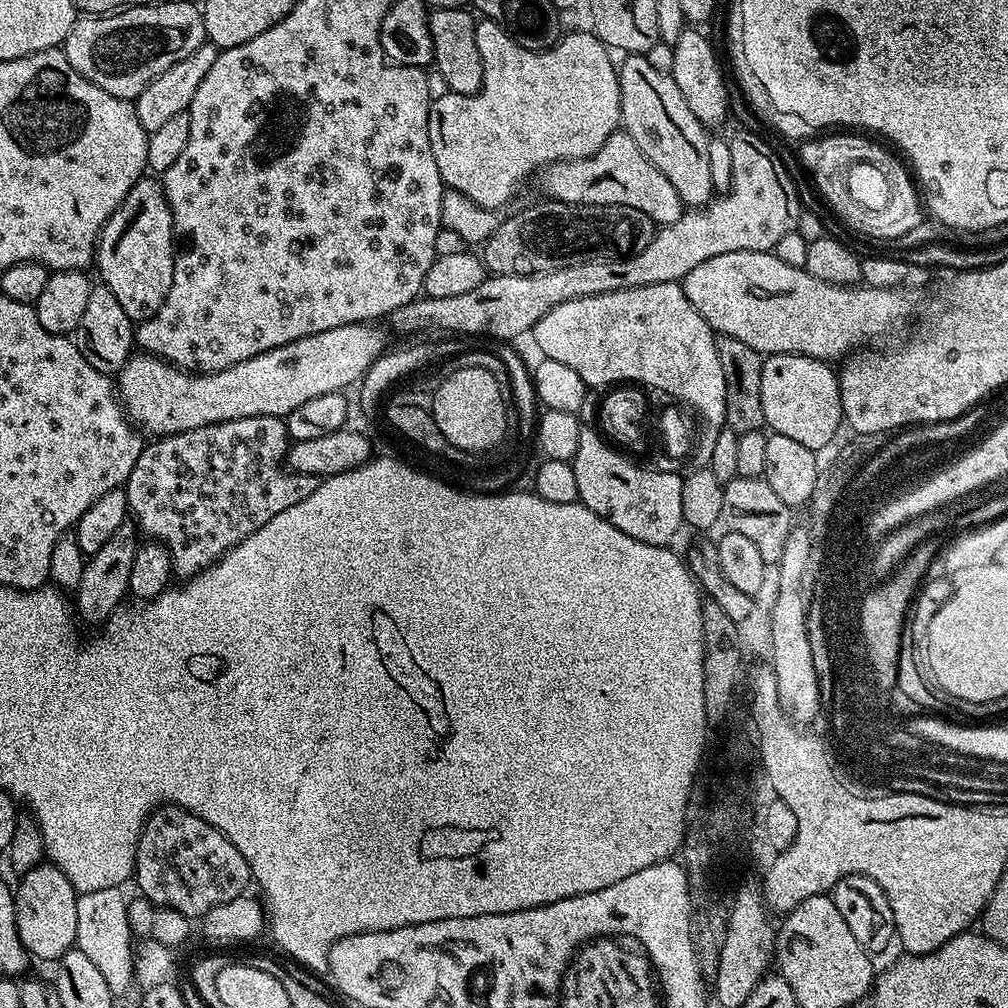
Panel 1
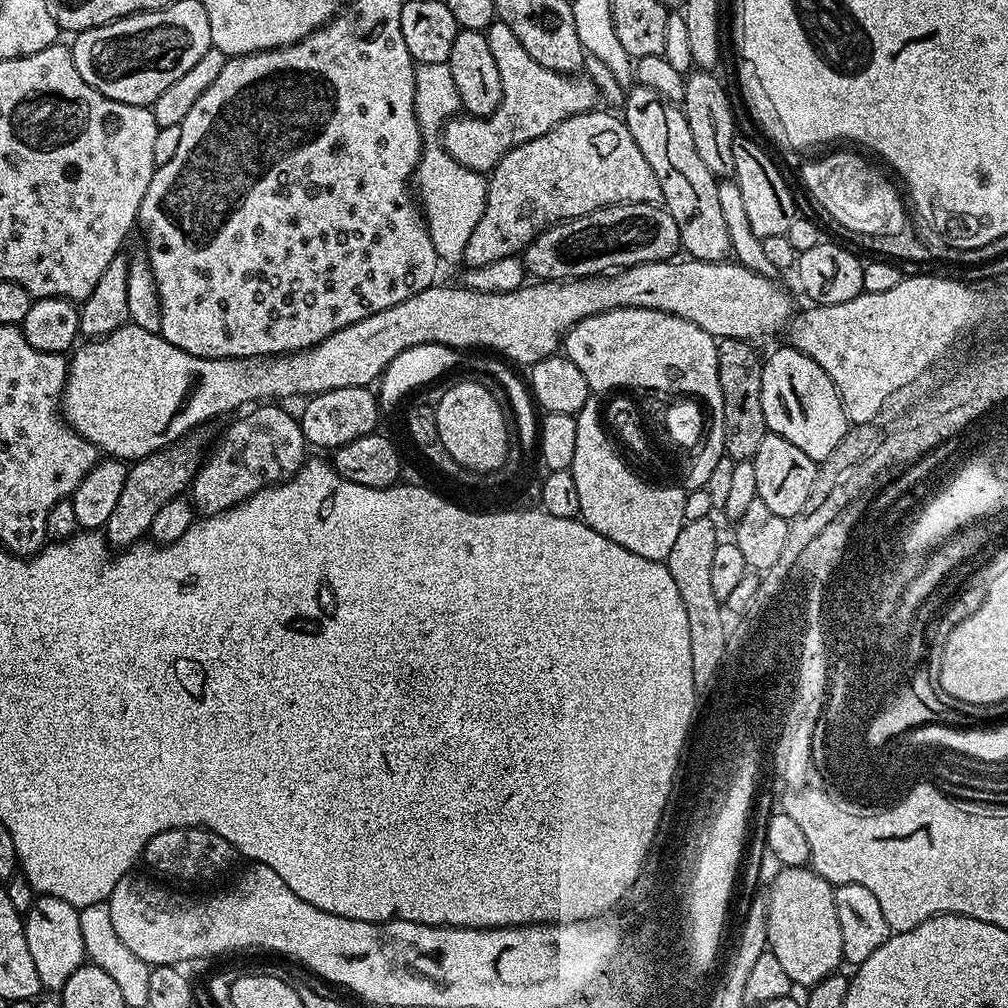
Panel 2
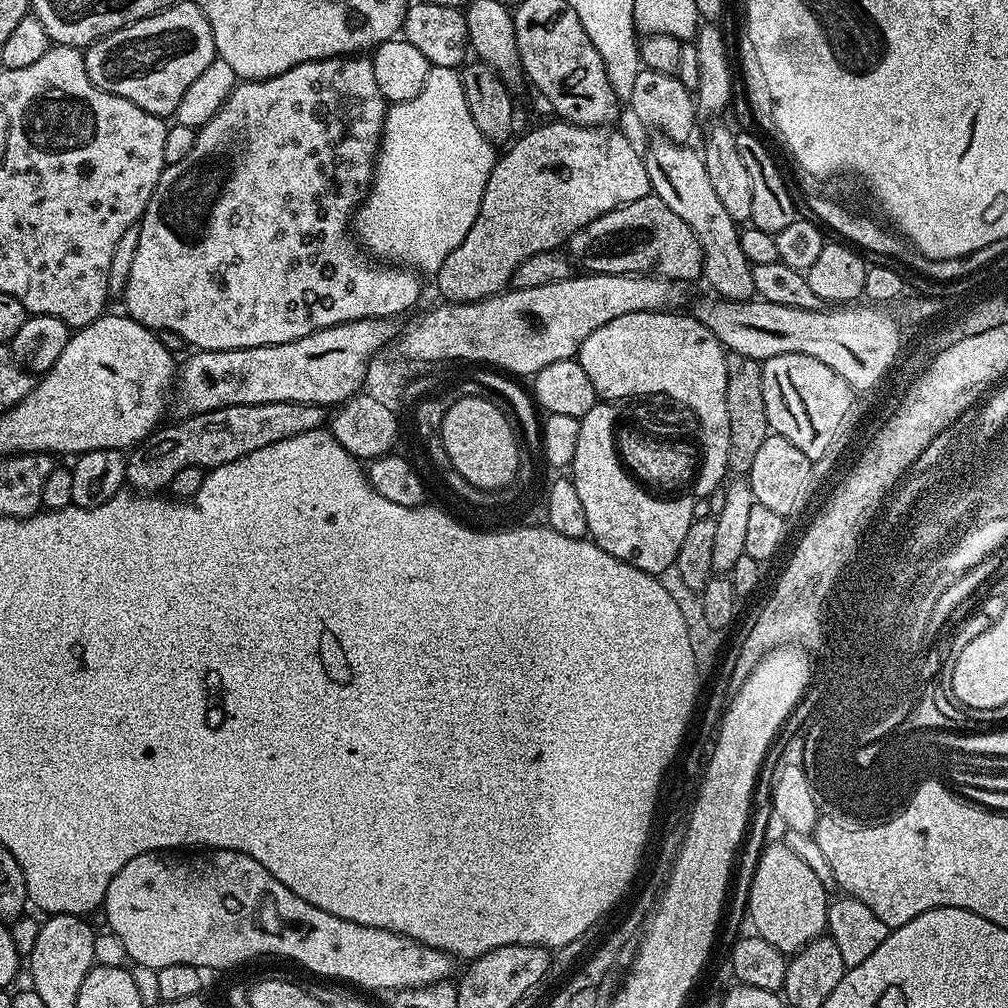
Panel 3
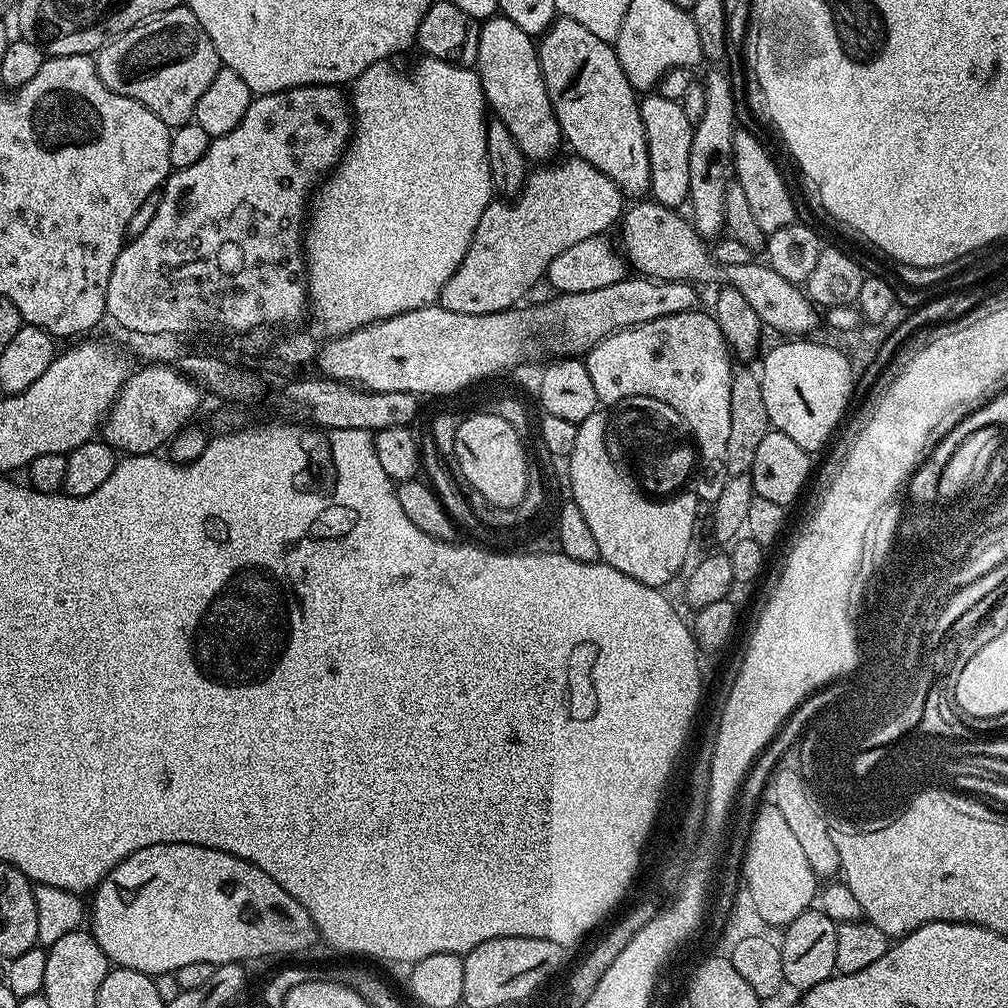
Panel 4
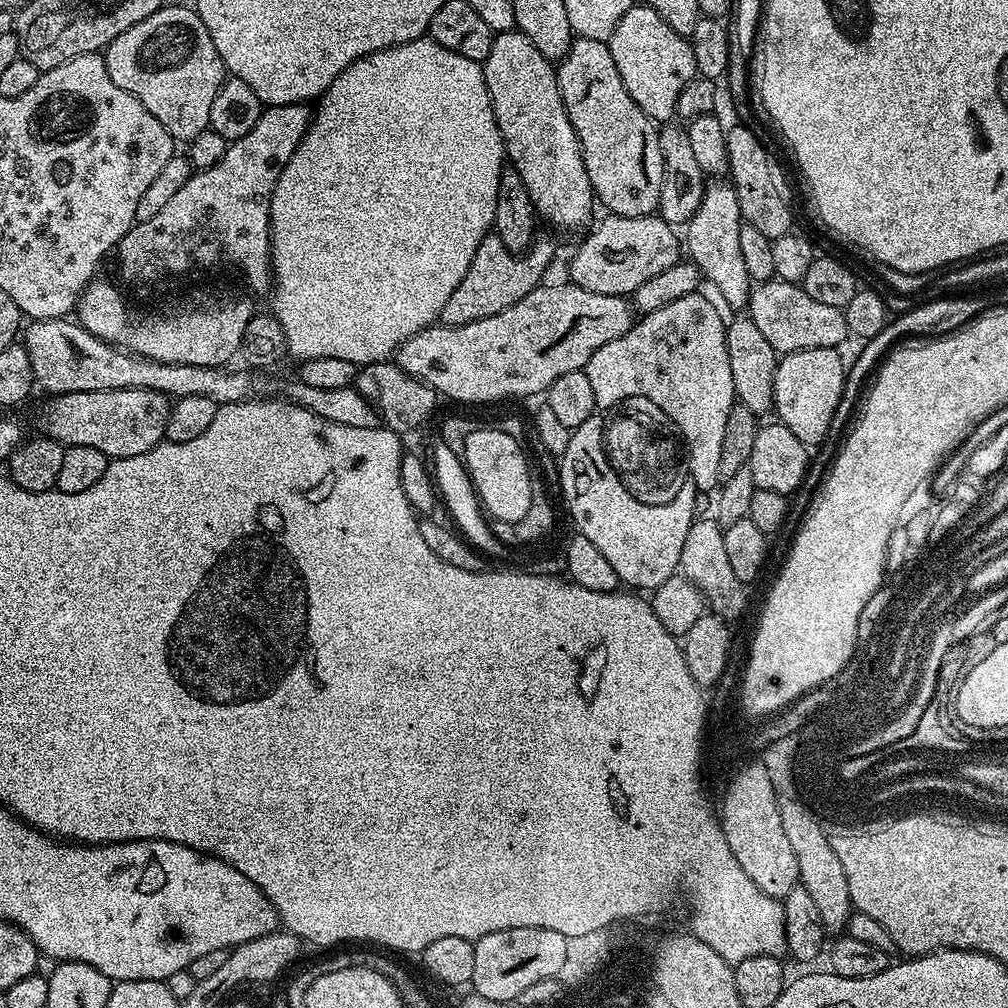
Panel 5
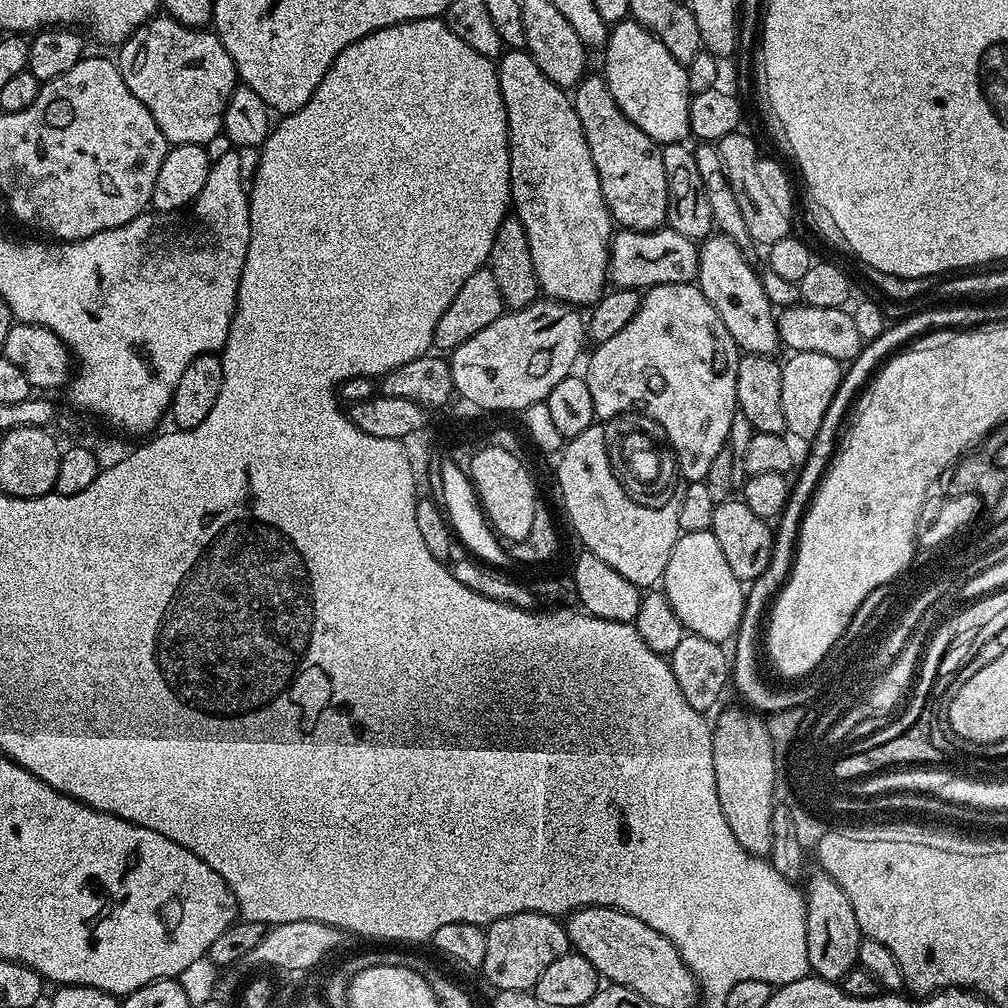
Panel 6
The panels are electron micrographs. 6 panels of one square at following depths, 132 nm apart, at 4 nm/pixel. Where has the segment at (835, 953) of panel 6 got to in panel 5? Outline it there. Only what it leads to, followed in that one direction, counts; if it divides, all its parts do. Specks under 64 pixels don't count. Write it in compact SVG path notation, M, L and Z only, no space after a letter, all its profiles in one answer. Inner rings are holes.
M797 791L784 792L779 797L782 826L786 830L786 838L789 839L790 846L794 846L794 856L798 858L799 887L806 889L810 898L814 898L825 933L843 933L848 927L848 920L852 917L854 909L850 898L850 886L846 886L846 870L842 870L842 861L838 858L838 854L834 854L834 846L830 846L830 835L825 840L810 840L806 834L806 828L810 832L826 831L821 817L799 800ZM813 818L814 822L812 822Z

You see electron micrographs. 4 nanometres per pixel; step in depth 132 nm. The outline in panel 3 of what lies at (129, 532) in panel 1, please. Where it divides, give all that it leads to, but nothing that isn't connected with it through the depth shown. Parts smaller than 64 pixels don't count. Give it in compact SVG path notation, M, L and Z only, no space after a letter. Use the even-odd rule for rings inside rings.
M302 402L231 404L206 414L177 419L177 424L165 423L127 453L124 479L127 487L137 493L163 493L178 470L186 470L186 466L211 470L226 462L234 462L262 446L282 442L282 438L306 434L325 423L324 412L321 405Z

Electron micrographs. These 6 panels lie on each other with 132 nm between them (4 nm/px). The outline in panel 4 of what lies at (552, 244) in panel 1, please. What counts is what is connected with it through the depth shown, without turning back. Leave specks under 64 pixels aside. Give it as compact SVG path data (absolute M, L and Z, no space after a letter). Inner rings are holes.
M651 198L641 199L633 204L636 205L633 208L631 205L619 221L618 244L625 261L631 267L633 264L636 267L633 269L639 275L653 280L683 280L697 286L721 279L721 269L712 259L705 237L685 217L684 221L677 209L662 206Z

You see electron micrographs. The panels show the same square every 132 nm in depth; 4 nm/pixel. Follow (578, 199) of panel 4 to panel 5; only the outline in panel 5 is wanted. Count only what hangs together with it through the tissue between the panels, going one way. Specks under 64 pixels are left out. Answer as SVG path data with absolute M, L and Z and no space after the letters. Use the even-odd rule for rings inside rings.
M494 234L484 236L478 250L474 250L474 259L470 261L470 270L466 270L466 278L458 282L458 290L454 290L454 294L450 294L450 299L446 301L446 306L442 306L439 323L453 328L490 318L490 314L502 314L506 306L522 302L526 294L540 287L545 279L544 271L551 266L555 256L556 248L548 240L537 239L527 251L517 254L502 246Z

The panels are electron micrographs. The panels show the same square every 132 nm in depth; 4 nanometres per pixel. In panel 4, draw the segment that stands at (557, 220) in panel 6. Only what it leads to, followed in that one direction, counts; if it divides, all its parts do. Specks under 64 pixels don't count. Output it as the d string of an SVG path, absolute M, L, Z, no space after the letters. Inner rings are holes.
M499 14L494 15L480 24L478 58L474 67L480 76L484 98L491 115L495 119L501 120L510 130L510 134L514 134L514 142L518 142L518 150L522 150L522 154L530 162L551 161L557 155L555 152L559 150L560 144L562 148L562 137L558 118L554 114L554 106L550 102L550 94L546 90L546 82L542 78L537 41L528 36L526 30L514 26L514 22L510 22L510 18Z

